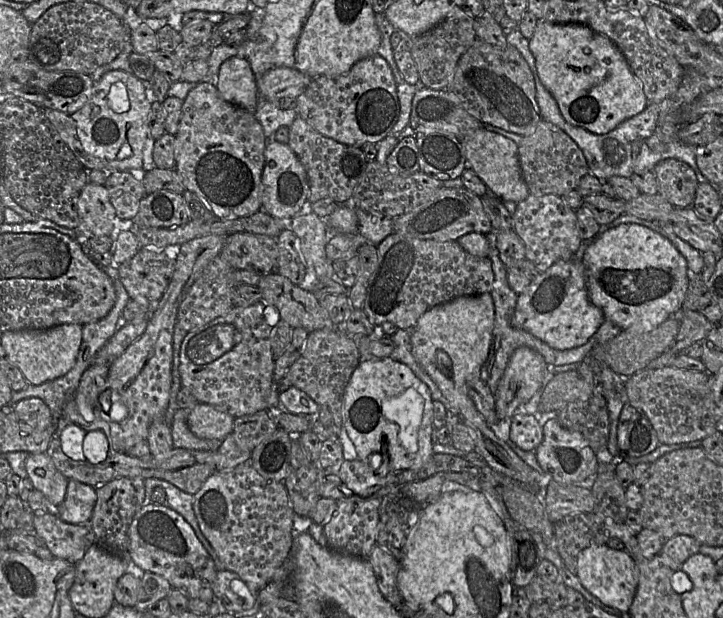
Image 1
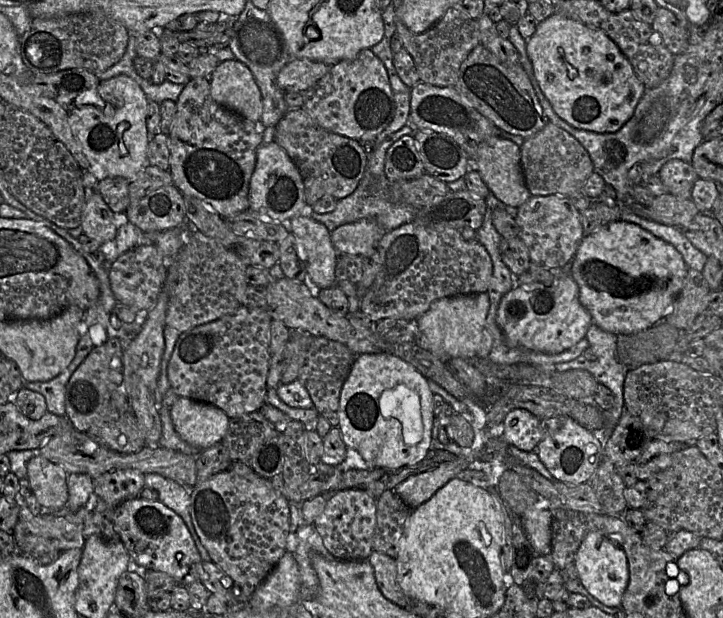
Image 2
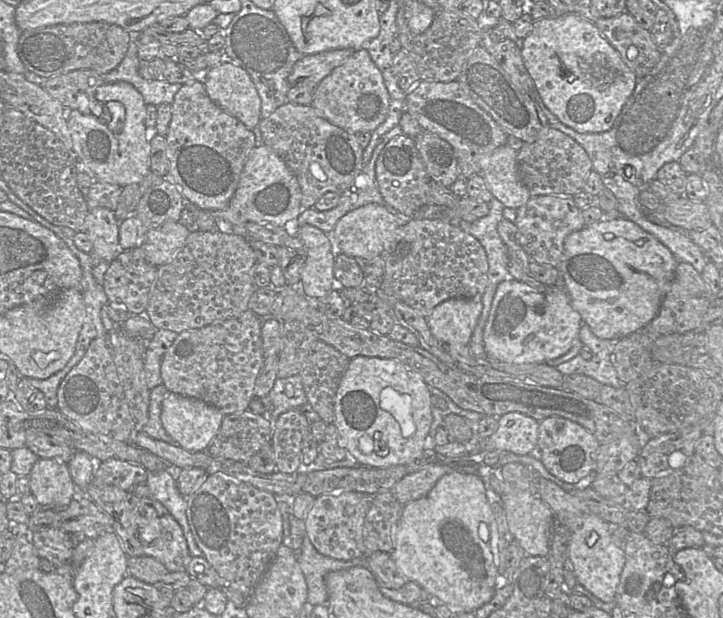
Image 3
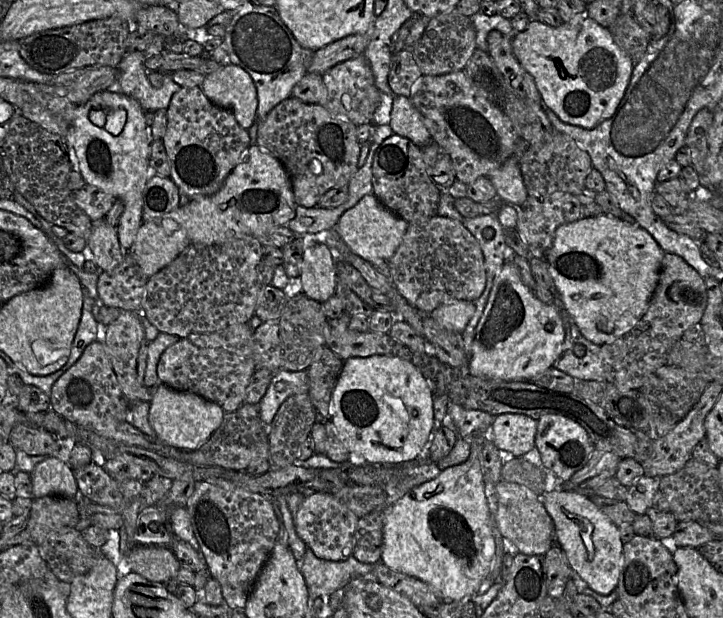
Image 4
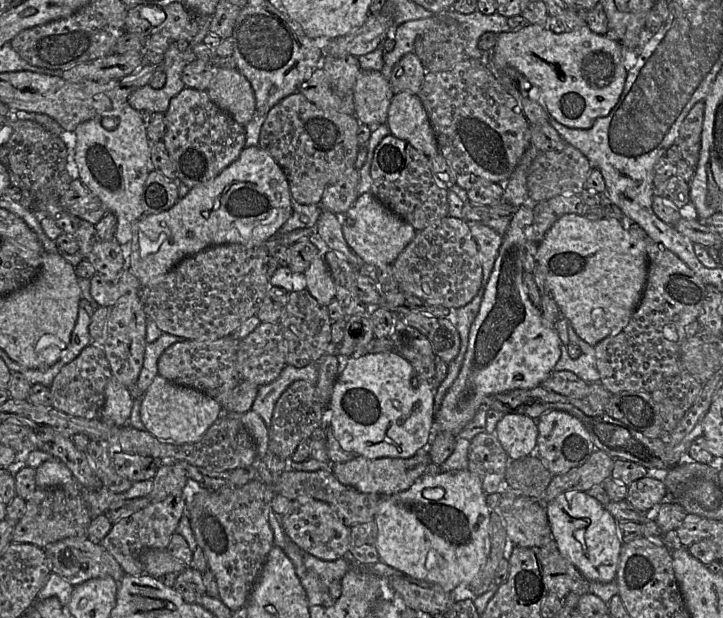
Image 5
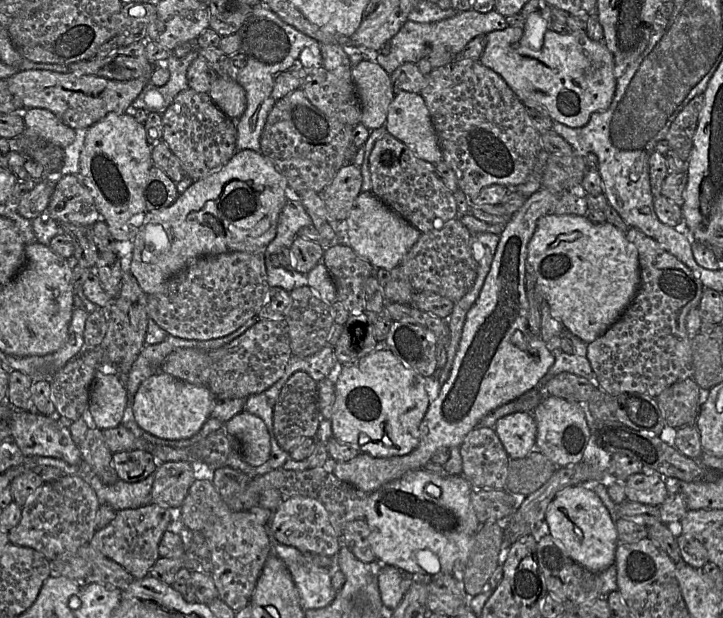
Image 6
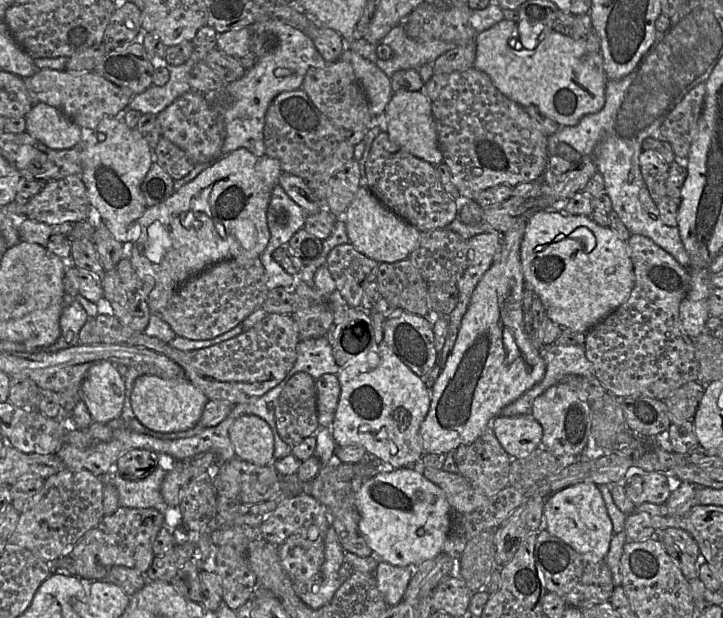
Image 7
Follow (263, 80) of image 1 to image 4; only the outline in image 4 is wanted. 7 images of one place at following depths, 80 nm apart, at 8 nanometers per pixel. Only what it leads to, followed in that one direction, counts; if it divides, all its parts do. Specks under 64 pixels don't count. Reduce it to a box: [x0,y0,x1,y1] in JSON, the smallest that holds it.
[308,30,371,75]

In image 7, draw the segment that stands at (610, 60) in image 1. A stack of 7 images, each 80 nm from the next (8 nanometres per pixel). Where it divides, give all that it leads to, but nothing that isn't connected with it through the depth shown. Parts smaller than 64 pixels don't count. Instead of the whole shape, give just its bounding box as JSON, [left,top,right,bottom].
[474,19,607,126]

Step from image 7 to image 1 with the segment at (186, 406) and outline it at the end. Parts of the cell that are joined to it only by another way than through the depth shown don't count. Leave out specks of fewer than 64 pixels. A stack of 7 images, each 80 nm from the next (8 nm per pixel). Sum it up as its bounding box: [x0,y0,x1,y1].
[187,403,233,440]

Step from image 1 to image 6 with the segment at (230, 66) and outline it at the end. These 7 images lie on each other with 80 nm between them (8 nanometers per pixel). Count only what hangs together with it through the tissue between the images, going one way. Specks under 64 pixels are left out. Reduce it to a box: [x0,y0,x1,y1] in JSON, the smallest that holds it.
[208,77,246,120]

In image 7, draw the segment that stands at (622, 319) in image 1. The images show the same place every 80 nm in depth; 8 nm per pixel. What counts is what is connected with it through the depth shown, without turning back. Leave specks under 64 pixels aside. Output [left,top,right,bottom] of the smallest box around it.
[520,210,635,333]

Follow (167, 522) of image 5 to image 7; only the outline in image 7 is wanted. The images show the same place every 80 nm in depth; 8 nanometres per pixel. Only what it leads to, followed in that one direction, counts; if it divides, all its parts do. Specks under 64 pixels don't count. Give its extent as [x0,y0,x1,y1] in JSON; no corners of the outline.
[53,507,164,581]

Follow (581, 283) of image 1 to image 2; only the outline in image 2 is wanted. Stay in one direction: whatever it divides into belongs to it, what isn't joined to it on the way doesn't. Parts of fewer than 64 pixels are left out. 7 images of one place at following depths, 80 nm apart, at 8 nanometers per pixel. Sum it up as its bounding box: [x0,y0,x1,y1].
[497,271,593,354]

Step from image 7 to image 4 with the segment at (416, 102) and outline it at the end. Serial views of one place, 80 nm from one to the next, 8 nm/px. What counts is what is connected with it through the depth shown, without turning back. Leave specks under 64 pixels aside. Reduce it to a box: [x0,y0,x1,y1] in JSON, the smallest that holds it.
[389,97,433,148]

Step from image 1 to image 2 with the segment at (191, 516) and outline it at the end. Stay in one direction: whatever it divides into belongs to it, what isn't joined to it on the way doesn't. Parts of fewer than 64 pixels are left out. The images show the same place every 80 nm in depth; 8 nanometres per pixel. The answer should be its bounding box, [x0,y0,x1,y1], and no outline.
[144,473,211,561]

